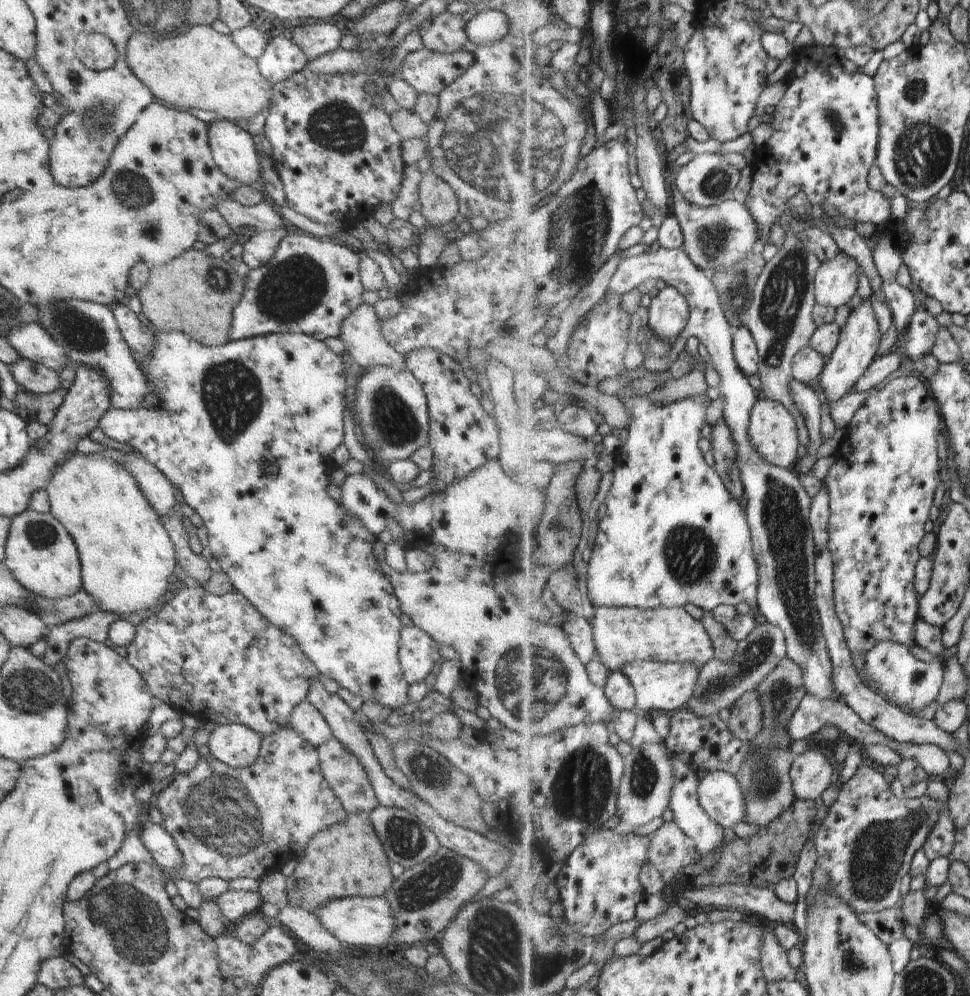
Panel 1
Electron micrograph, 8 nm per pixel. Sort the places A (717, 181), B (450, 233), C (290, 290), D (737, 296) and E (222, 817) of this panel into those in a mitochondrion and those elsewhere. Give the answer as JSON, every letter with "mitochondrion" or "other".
{"A":"mitochondrion","B":"other","C":"mitochondrion","D":"mitochondrion","E":"mitochondrion"}

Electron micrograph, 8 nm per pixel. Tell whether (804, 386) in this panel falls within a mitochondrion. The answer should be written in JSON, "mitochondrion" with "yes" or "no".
{"mitochondrion":"no"}

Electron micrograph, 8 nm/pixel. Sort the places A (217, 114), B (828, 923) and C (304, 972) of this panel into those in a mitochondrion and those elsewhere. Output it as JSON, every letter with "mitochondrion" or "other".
{"A":"other","B":"other","C":"other"}

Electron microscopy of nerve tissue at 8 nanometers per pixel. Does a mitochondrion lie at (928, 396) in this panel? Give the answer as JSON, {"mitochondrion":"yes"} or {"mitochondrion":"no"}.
{"mitochondrion":"no"}

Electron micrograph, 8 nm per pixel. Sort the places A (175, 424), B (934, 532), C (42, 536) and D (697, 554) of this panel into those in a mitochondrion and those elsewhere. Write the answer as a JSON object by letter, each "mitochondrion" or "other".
{"A":"other","B":"other","C":"mitochondrion","D":"mitochondrion"}

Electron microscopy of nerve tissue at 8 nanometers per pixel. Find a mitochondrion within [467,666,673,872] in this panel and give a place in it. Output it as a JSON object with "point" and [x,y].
{"point":[579,792]}

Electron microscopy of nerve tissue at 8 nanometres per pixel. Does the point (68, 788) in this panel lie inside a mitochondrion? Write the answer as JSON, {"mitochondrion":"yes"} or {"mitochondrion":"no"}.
{"mitochondrion":"no"}

